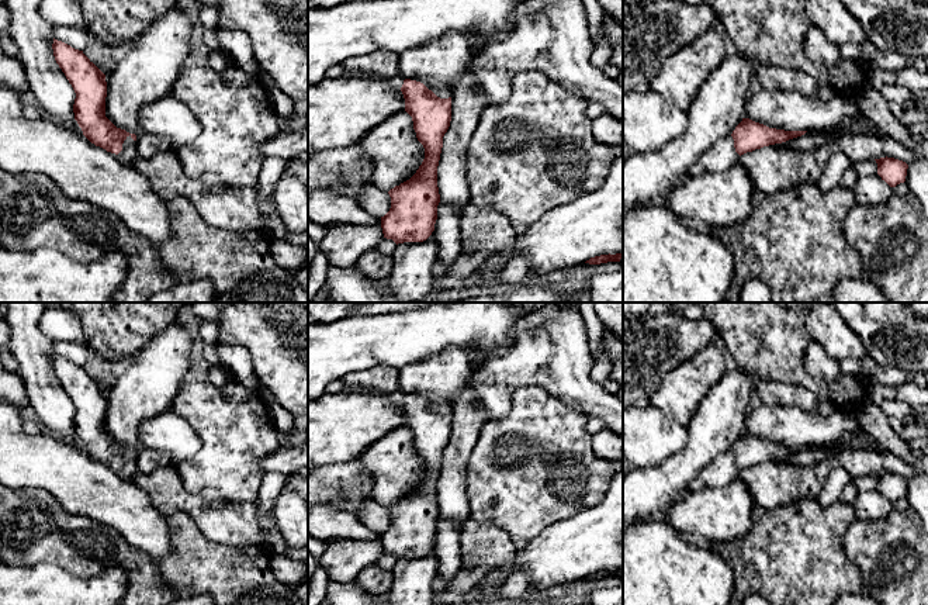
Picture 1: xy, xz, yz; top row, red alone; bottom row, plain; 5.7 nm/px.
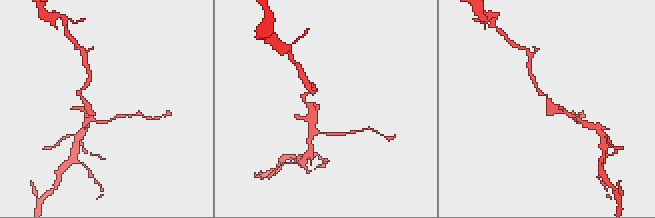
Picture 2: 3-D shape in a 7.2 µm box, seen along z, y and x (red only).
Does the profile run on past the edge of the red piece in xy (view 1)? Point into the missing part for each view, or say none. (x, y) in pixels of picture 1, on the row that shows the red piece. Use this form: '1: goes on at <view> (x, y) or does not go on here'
1: goes on at xy (128, 154)

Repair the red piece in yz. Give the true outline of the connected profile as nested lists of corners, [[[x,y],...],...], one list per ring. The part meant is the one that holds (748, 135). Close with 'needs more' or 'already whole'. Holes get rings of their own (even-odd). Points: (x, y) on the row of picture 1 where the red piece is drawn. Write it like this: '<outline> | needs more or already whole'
[[[749,118],[735,127],[731,135],[709,148],[699,160],[688,170],[688,177],[699,176],[702,173],[717,173],[727,170],[737,163],[740,156],[761,149],[763,146],[782,144],[789,139],[804,135],[807,131],[785,131],[769,128],[763,124],[755,122]]] | needs more

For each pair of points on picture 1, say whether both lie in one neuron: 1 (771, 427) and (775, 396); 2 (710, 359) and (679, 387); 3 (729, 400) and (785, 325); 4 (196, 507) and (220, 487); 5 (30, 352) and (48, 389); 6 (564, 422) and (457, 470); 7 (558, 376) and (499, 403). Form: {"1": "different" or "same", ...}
{"1": "different", "2": "same", "3": "different", "4": "different", "5": "same", "6": "different", "7": "same"}

